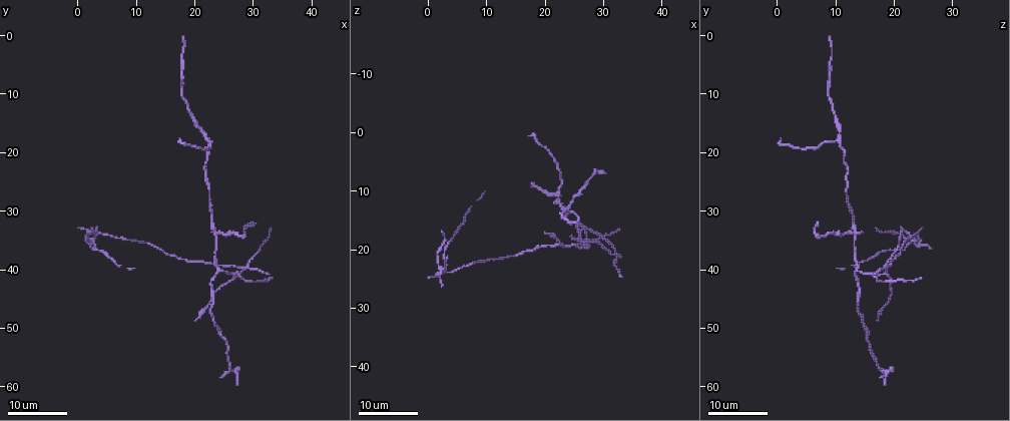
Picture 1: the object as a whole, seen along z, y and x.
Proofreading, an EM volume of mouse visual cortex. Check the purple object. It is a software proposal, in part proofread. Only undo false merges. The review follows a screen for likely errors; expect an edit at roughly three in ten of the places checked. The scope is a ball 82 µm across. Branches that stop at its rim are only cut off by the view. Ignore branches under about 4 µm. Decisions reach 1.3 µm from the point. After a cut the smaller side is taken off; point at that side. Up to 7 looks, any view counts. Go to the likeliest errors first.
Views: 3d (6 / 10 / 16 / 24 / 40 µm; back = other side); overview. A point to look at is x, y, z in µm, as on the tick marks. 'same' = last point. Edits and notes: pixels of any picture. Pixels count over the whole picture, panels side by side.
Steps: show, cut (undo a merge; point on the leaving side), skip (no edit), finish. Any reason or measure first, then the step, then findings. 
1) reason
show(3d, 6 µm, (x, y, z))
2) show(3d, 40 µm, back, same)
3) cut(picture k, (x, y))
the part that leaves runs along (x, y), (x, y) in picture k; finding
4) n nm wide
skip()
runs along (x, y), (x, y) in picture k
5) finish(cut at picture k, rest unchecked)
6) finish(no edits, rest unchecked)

four-way junction
show(3d, 24 µm, (27.0, 41.0, 16.0))

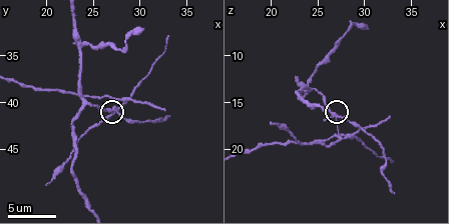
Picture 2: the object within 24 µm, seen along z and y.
show(3d, 6 µm, (27.0, 41.0, 16.2))

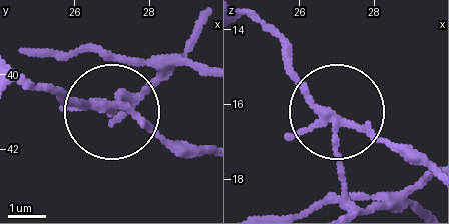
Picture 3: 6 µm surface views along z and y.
side arm 12 µm; 4 arms
cut(picture 3, (344, 188))
two neurons meet here

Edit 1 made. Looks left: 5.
see it whole again
show(overview)

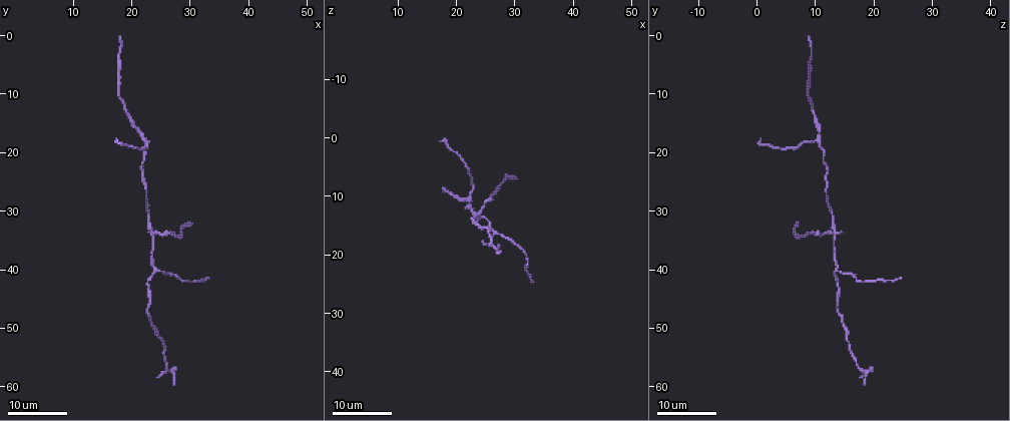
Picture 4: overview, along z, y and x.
four-way junction
show(3d, 24 µm, (24.0, 34.0, 13.0))

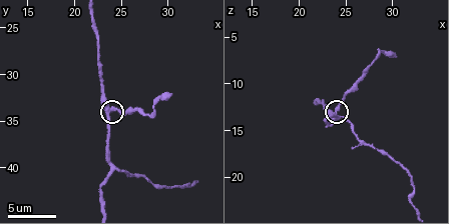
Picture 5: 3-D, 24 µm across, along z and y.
show(3d, 6 µm, (23.6, 33.6, 13.0))

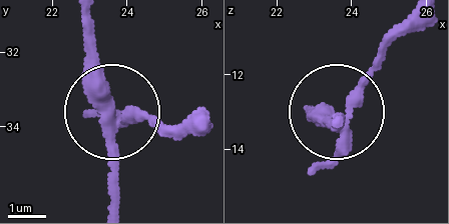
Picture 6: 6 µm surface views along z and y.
side arm 11 µm
cut(picture 6, (136, 121))
the part that leaves runs along (119, 123), (186, 123) in picture 6; two neurons meet here

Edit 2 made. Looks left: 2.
finish(cut at picture 3, cut at picture 6, rest unchecked)

